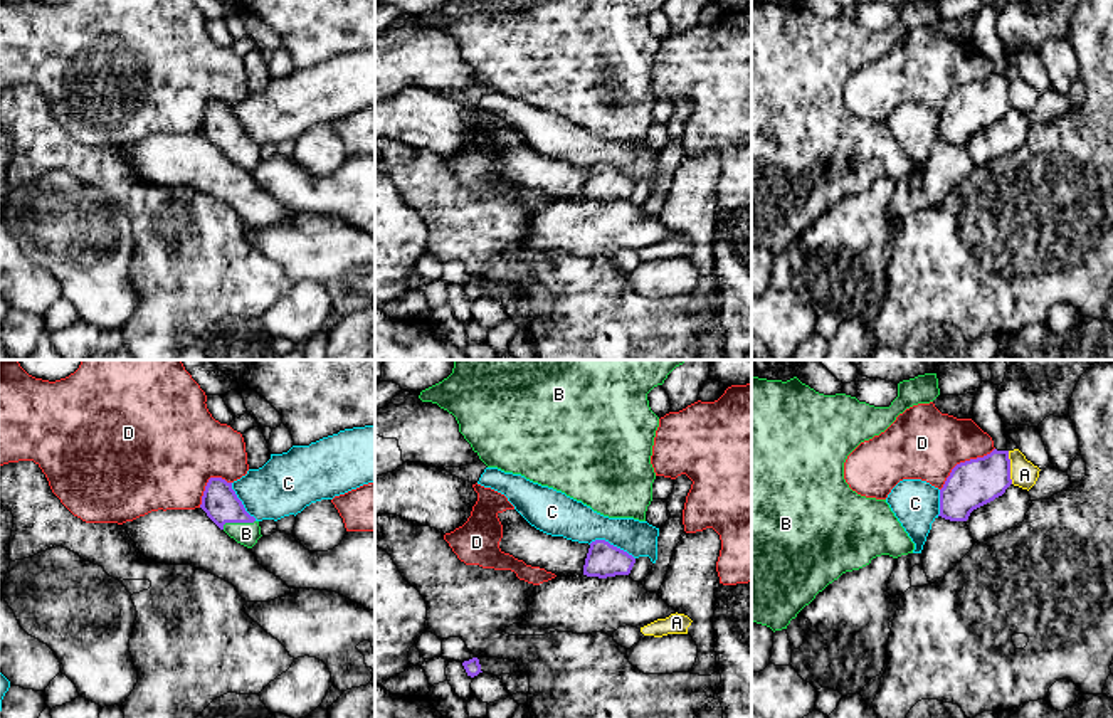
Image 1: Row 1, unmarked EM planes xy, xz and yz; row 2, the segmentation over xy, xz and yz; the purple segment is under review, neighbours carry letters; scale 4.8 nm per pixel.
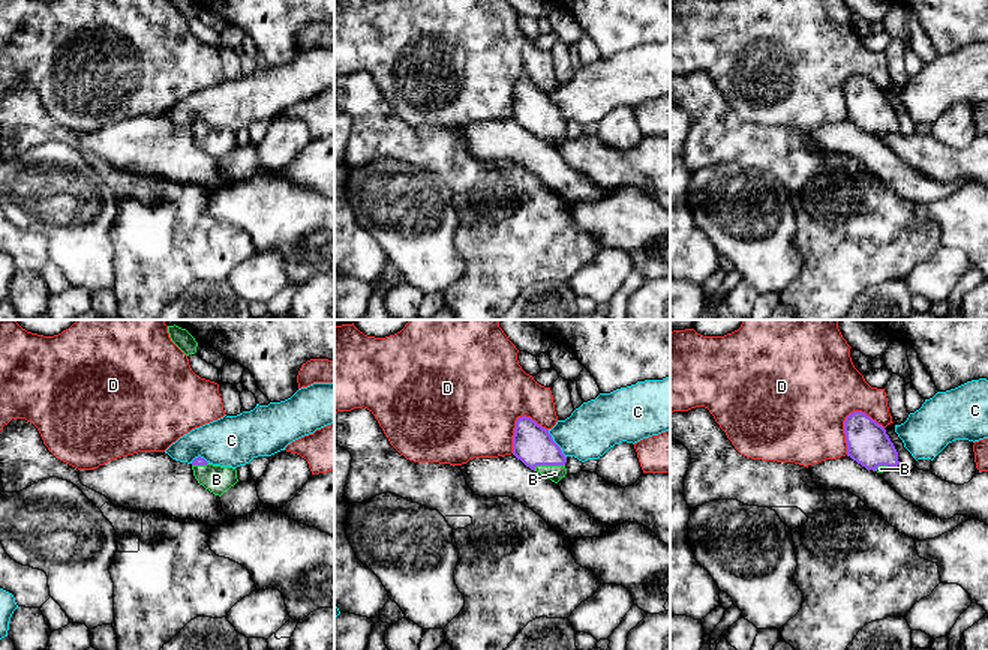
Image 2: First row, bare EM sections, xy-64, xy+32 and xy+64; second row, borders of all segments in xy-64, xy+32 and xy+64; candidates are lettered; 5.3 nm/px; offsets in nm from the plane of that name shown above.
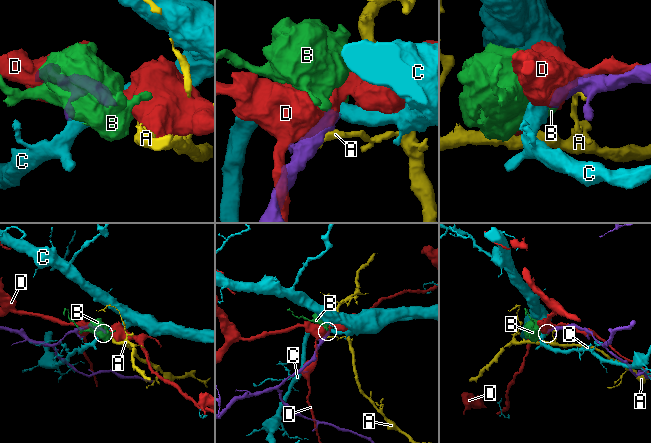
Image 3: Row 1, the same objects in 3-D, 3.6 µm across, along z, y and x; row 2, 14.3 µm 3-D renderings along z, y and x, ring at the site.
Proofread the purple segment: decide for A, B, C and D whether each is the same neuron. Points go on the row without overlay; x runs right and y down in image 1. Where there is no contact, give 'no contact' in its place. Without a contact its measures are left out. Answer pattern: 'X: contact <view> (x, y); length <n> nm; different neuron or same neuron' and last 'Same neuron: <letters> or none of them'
A: contact yz (1009, 91); length 160 nm; different neuron
B: contact xy (237, 145); length 170 nm; same neuron
C: contact xz (612, 168); length 240 nm; different neuron
D: contact yz (962, 86); length 340 nm; different neuron
Same neuron: B

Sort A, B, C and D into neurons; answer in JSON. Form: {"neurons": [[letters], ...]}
{"neurons": [["A"], ["B"], ["C"], ["D"]]}

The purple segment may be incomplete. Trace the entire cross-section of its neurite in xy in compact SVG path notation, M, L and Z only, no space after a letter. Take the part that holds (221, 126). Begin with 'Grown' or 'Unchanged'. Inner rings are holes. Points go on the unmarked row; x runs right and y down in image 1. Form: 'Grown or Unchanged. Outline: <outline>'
Grown. Outline: M222 101L208 103L200 131L220 153L247 172L262 160L259 145L245 135L232 106Z

